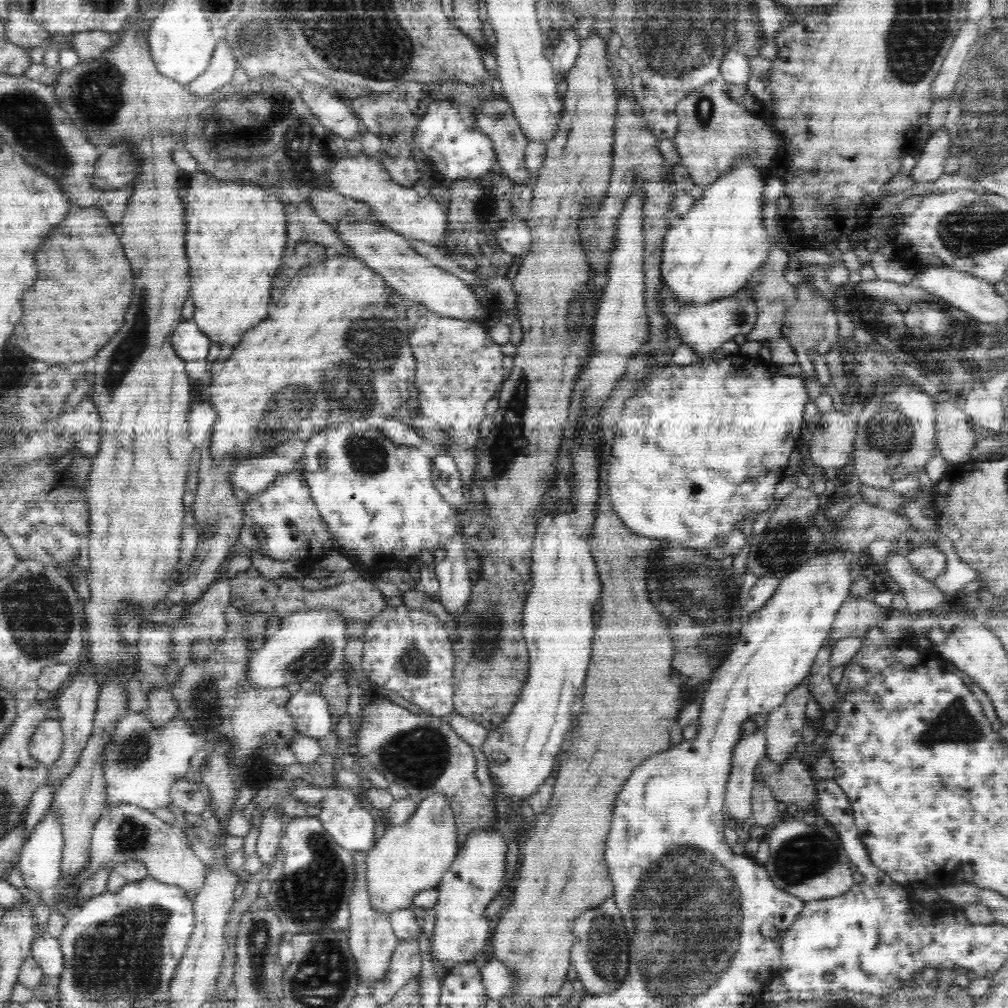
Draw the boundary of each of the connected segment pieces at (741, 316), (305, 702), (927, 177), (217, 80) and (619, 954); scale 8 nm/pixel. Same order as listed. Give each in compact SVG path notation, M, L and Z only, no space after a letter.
M760 270L743 286L738 293L730 297L720 297L708 305L682 305L672 322L675 324L676 333L680 335L680 343L688 344L700 356L706 356L720 348L724 342L733 340L738 334L747 335L757 321L758 305L754 301L754 286L760 283Z
M299 690L288 700L287 710L295 719L300 734L320 740L330 730L334 730L330 706L323 692L316 691L312 694Z
M938 130L934 136L930 136L930 142L926 144L920 152L920 160L916 167L911 171L912 181L916 186L922 184L934 183L934 181L944 172L946 160L950 158L950 138L952 135L946 134L944 130Z
M220 44L214 54L212 60L208 64L208 68L204 70L194 82L188 84L189 91L198 98L206 98L212 96L216 90L224 88L234 78L234 70L237 67L234 54L230 50L228 44Z
M606 899L602 904L588 909L574 921L574 938L570 952L570 964L577 972L585 990L592 994L611 993L618 989L627 977L631 941L616 901Z

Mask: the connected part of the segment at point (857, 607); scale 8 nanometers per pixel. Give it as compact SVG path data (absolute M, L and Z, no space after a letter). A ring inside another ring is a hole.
M849 596L835 615L829 630L828 642L833 646L848 637L864 639L865 633L874 622L883 622L891 615L892 608L884 609L875 602Z

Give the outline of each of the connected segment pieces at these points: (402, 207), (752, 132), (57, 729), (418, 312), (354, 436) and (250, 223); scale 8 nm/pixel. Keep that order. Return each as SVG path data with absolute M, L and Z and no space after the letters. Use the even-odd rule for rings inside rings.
M347 152L346 155L338 156L330 164L325 176L332 181L334 191L342 192L342 195L353 200L360 200L372 209L372 216L384 222L390 230L396 230L410 239L422 240L433 247L442 246L444 234L448 230L448 209L445 209L431 195L422 198L414 188L406 188L394 182L377 156L360 153L359 156L351 156Z
M716 80L699 89L691 90L682 101L679 102L676 114L679 115L679 130L674 136L674 143L678 154L682 159L681 166L687 169L694 184L700 188L707 189L712 182L722 178L731 172L740 162L751 162L757 169L767 169L779 150L779 143L776 141L771 126L748 111L744 105L736 103L726 91L726 82Z
M44 719L30 738L30 755L47 767L58 761L64 746L59 719Z
M416 303L407 310L408 338L417 362L415 396L419 398L422 416L440 425L445 434L444 452L454 457L460 469L461 484L470 489L476 469L475 449L480 422L486 417L488 400L497 397L507 378L502 369L505 356L500 344L488 335L486 327L460 318L451 318Z
M356 420L356 422L332 422L324 430L314 432L305 441L305 449L301 458L302 473L305 481L309 484L312 500L315 502L324 522L327 523L328 530L335 535L337 540L333 550L342 552L353 565L365 568L365 572L368 570L383 572L392 568L409 569L413 562L418 561L418 554L422 550L430 550L430 552L434 552L438 548L447 550L448 542L454 538L457 526L456 512L432 483L432 452L429 449L402 446L399 443L392 442L390 438L382 433L382 430L380 432L376 432L374 428L366 430L364 420Z
M202 171L188 174L187 186L185 249L190 260L192 300L196 304L194 321L212 342L238 344L246 330L268 318L274 276L290 240L286 232L285 204L256 183L218 181Z

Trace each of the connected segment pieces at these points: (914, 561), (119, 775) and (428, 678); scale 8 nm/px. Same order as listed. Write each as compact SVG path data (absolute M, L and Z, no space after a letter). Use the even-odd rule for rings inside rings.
M921 540L921 545L908 551L907 559L912 568L926 580L933 581L939 574L946 570L946 555L938 545Z
M132 711L119 718L112 742L104 750L103 775L107 782L107 800L104 808L116 804L133 804L154 812L168 806L172 784L184 779L191 761L208 747L204 737L188 728L184 720L172 717L165 725L156 727L145 712Z
M386 606L371 620L363 636L362 672L371 684L395 692L430 714L444 716L453 710L454 654L444 623L430 612Z

